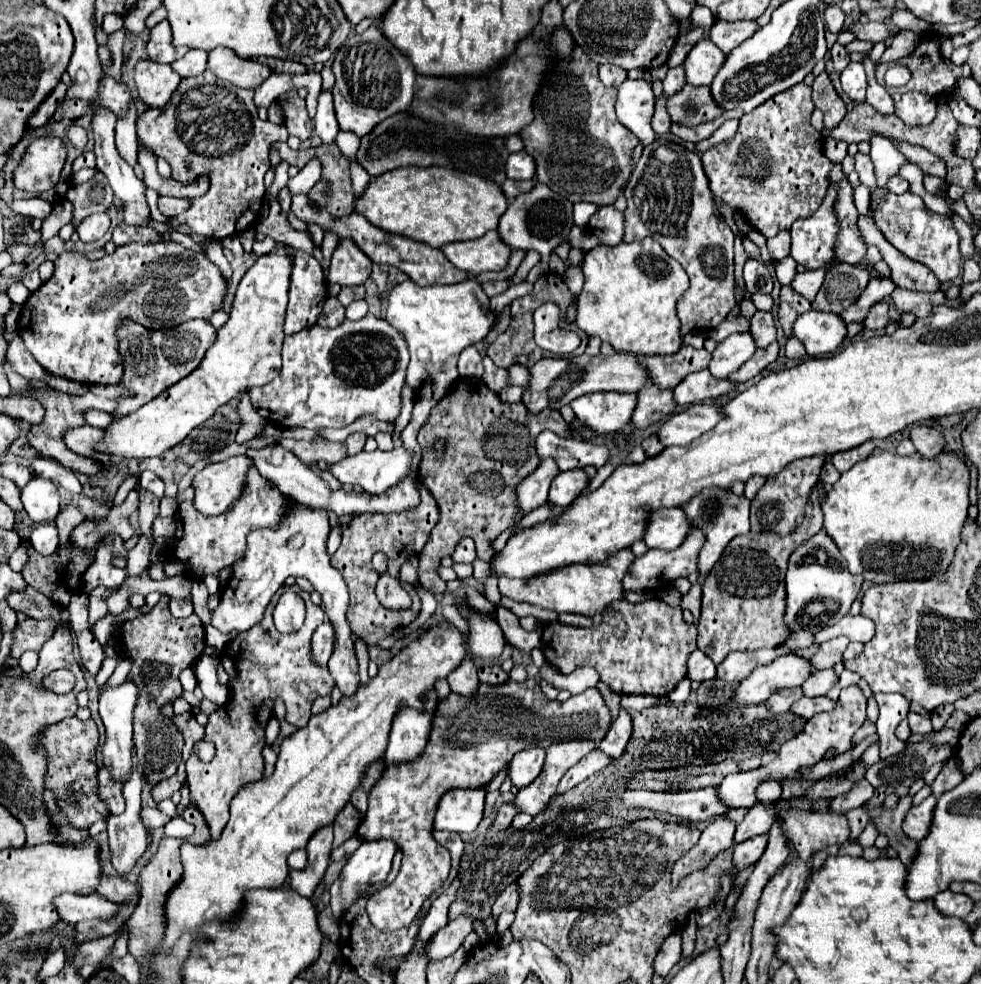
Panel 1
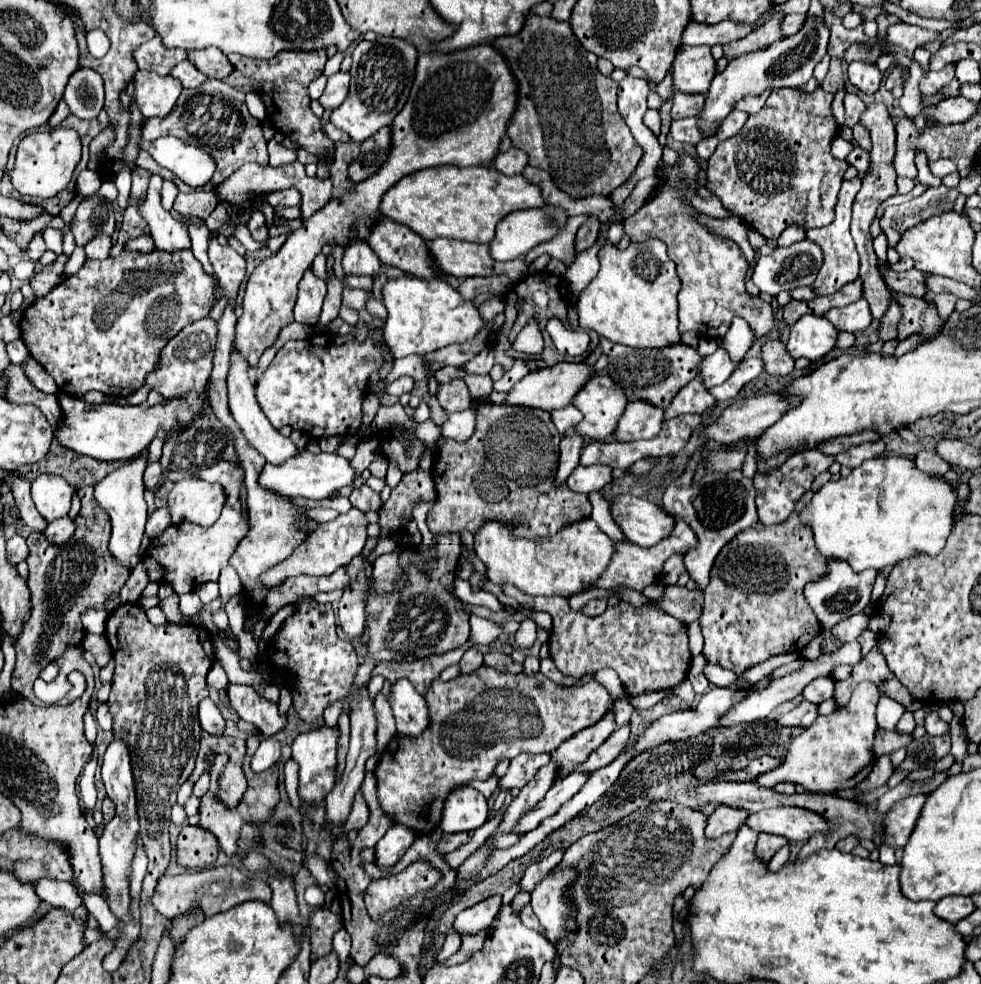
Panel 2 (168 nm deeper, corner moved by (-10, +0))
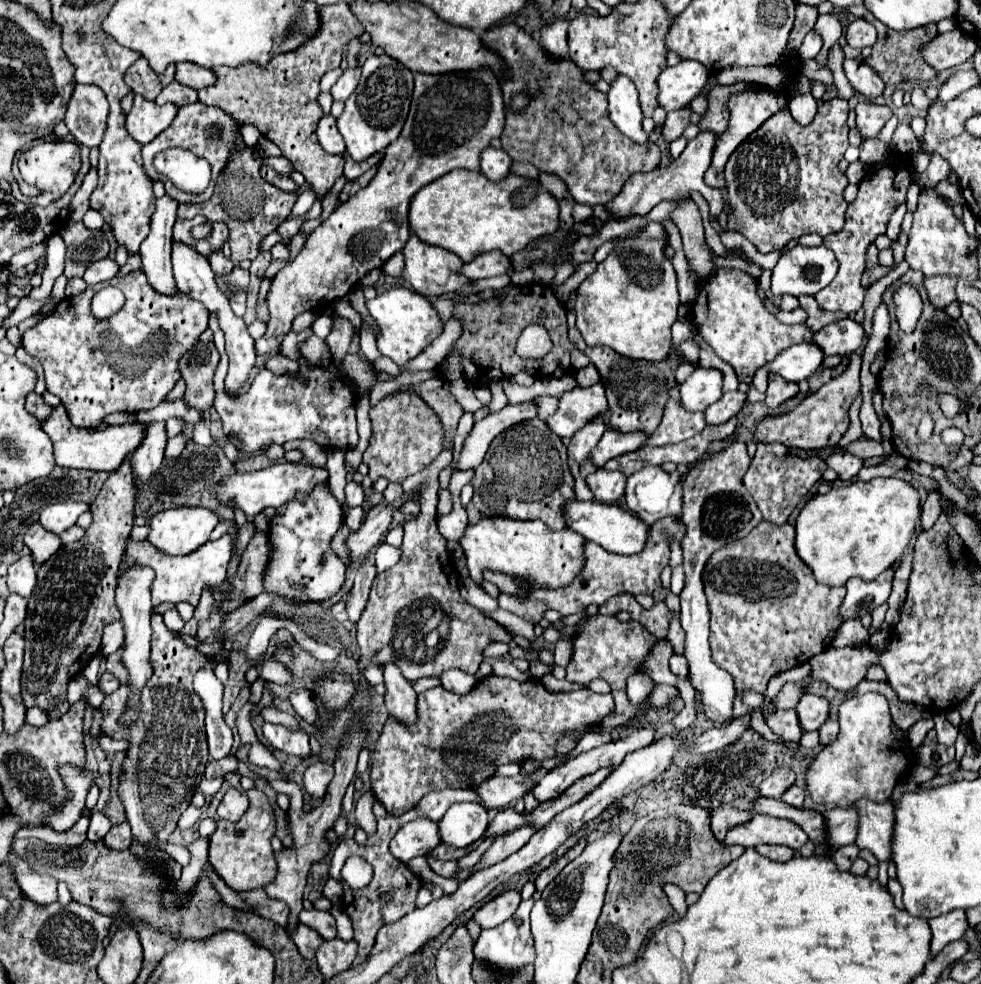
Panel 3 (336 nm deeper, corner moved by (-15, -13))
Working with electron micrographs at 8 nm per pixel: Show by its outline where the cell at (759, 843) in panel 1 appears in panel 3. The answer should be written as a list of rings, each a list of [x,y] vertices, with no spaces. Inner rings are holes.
[[[756,846],[756,850],[762,854],[762,856],[768,856],[770,860],[776,860],[776,862],[788,862],[794,854],[792,848],[788,846]]]

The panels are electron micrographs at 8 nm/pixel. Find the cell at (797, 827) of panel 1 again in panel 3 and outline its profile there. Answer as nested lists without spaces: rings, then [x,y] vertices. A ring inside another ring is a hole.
[[[754,814],[754,818],[746,824],[740,824],[728,832],[724,844],[740,844],[740,846],[758,846],[758,844],[780,844],[788,848],[802,848],[808,842],[808,834],[794,824],[792,820],[772,818],[764,814]]]

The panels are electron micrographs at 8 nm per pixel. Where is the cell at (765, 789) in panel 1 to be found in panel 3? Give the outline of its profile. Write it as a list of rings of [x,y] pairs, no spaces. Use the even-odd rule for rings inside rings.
[[[792,786],[792,788],[788,788],[786,792],[784,792],[784,796],[782,796],[782,800],[786,802],[786,804],[790,804],[790,806],[796,806],[796,808],[802,808],[802,802],[804,802],[804,790],[798,790],[798,786]]]

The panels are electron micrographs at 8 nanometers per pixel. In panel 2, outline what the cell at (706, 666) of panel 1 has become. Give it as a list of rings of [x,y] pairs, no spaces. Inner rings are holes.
[[[697,655],[697,657],[693,657],[693,667],[687,673],[687,679],[693,685],[693,691],[699,693],[699,695],[703,695],[707,691],[707,687],[709,687],[709,681],[703,675],[703,667],[705,665],[707,665],[707,661],[703,659],[703,655]]]

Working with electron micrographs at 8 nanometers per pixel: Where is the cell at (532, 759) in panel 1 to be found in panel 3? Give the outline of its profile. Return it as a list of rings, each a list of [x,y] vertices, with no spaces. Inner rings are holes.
[[[538,768],[532,774],[520,772],[518,776],[512,776],[512,778],[494,774],[484,784],[480,784],[476,792],[480,794],[486,808],[504,808],[510,802],[524,798],[524,794],[528,794],[546,774],[548,774],[546,768]]]

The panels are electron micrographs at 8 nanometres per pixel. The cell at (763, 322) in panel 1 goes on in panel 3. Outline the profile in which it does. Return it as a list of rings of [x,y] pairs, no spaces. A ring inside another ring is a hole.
[[[770,376],[770,382],[768,382],[768,390],[766,390],[766,404],[770,408],[776,408],[780,406],[784,400],[788,400],[790,396],[796,396],[799,392],[797,383],[786,382],[784,378],[780,376]]]

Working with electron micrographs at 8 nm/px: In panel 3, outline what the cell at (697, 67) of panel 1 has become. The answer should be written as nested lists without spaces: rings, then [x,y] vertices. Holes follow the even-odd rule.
[[[682,60],[680,64],[666,68],[658,76],[660,106],[664,110],[678,110],[690,106],[690,102],[704,92],[708,78],[708,68],[704,68],[704,64],[696,60]]]

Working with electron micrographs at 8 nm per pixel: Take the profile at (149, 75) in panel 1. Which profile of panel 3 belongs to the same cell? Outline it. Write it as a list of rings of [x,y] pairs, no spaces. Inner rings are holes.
[[[134,96],[134,106],[126,116],[126,128],[140,144],[148,144],[156,138],[156,134],[164,132],[172,124],[176,112],[178,112],[176,104],[158,106],[152,100]]]

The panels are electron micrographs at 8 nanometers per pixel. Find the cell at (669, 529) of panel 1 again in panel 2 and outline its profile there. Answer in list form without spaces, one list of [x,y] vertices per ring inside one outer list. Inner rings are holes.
[[[609,495],[607,501],[613,521],[619,525],[625,539],[635,545],[651,547],[673,529],[673,517],[647,499],[635,495]]]

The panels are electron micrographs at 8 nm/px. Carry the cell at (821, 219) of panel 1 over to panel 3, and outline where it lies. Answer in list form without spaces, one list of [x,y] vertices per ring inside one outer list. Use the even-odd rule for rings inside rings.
[[[890,158],[868,170],[866,178],[860,182],[856,200],[846,210],[846,224],[844,224],[842,232],[836,232],[836,234],[824,238],[824,246],[836,254],[840,270],[838,270],[836,278],[830,282],[830,286],[826,286],[818,294],[814,294],[814,298],[821,308],[832,312],[856,312],[862,308],[862,300],[866,296],[866,292],[860,284],[862,272],[864,272],[864,252],[878,234],[886,232],[886,224],[894,212],[890,208],[890,200],[904,202],[908,184],[910,184],[910,170],[904,160]]]

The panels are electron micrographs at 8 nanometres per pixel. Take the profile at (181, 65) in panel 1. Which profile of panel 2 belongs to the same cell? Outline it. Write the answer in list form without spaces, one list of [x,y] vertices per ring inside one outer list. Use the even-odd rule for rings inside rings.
[[[187,61],[175,65],[173,71],[171,71],[171,77],[179,79],[185,89],[195,89],[195,87],[199,87],[199,85],[207,79],[203,73],[199,73],[199,71],[193,67],[193,63],[187,63]]]

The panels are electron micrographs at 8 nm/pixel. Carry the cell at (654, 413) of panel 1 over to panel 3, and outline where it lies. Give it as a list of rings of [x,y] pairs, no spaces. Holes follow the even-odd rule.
[[[606,428],[600,444],[592,450],[592,460],[598,468],[602,468],[606,464],[606,460],[616,458],[620,454],[638,450],[640,446],[644,446],[644,442],[648,440],[646,432],[620,432],[614,428]]]

